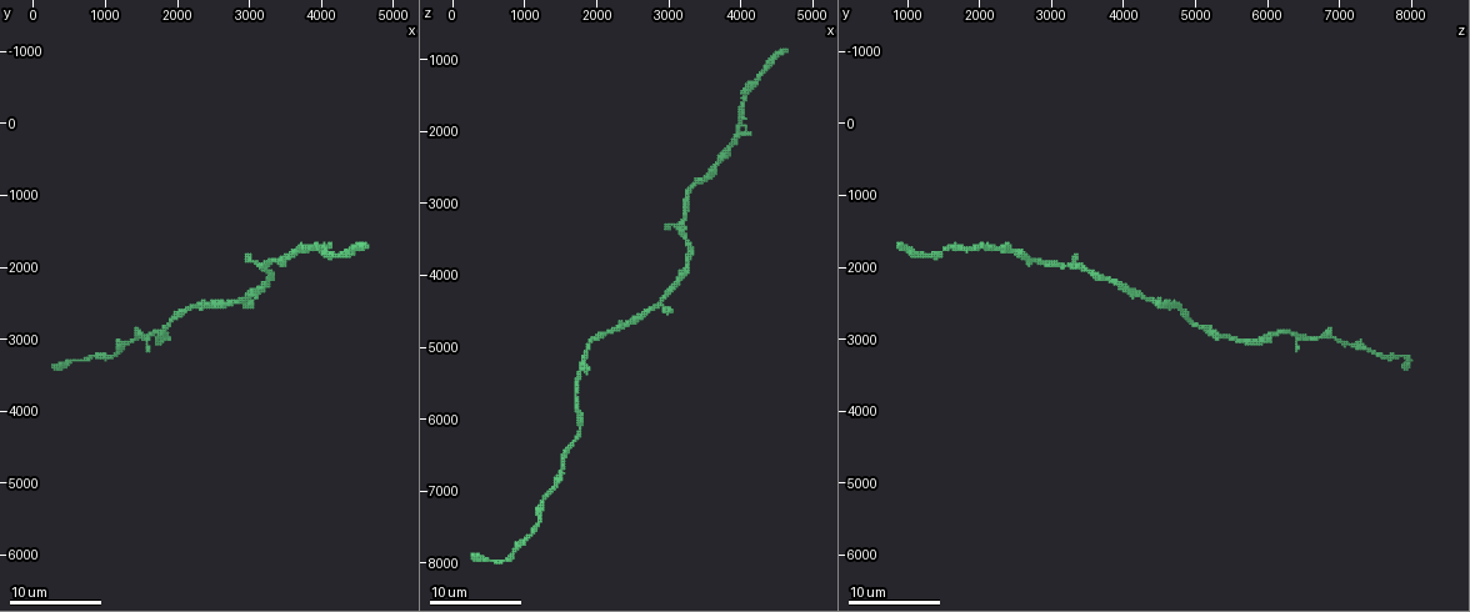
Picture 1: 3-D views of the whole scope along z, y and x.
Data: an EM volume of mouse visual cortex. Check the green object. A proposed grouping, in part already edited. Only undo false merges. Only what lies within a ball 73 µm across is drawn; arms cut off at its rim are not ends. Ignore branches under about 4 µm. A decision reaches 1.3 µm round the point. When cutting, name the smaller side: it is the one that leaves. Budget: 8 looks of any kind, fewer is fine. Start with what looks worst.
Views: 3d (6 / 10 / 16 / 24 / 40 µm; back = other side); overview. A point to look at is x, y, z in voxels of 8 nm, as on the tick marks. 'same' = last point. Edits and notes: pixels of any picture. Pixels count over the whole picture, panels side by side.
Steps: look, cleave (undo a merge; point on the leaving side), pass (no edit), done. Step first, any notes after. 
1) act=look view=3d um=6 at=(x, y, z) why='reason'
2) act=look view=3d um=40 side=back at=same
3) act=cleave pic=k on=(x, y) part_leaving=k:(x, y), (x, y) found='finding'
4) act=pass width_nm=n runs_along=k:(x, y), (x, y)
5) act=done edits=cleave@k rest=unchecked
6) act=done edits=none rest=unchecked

act=look view=3d um=10 at=(1450, 2950, 6900) why='three-way junction'

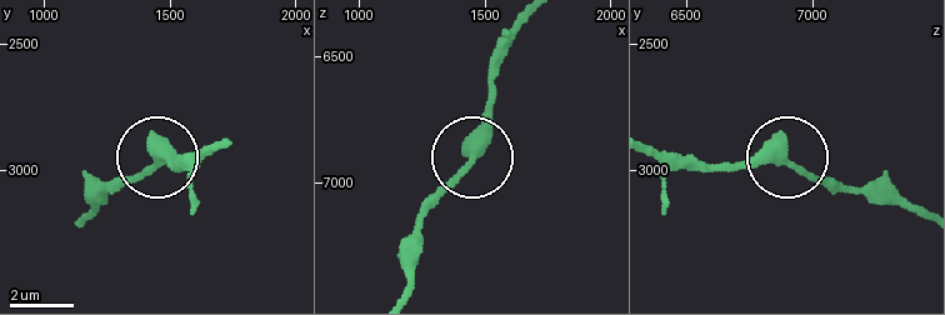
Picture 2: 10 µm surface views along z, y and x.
act=pass width_nm=310 runs_along=2:(526, 24), (491, 80), (485, 136), (426, 198) found='one neuron here'

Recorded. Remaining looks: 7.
act=look view=3d um=10 at=(2450, 2550, 4650)

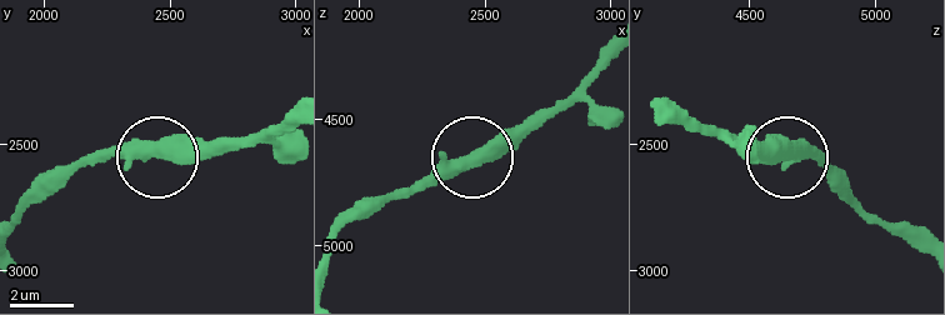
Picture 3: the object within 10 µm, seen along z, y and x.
act=look view=3d um=10 side=back at=(2450, 2520, 4670) why='from behind'

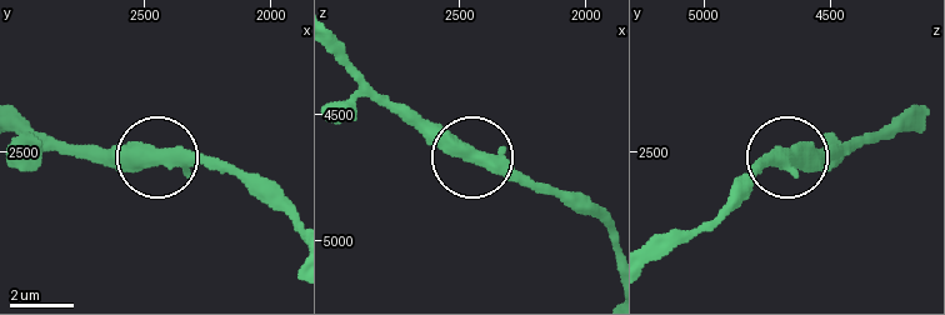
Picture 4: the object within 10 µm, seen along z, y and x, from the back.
act=pass side_arm_um=40 runs_along=4:(460, 158), (506, 160), (544, 188) found='continuous, no second neuron'

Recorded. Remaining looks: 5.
act=look view=3d um=10 at=(1100, 3250, 7550) why='thick turns thin'

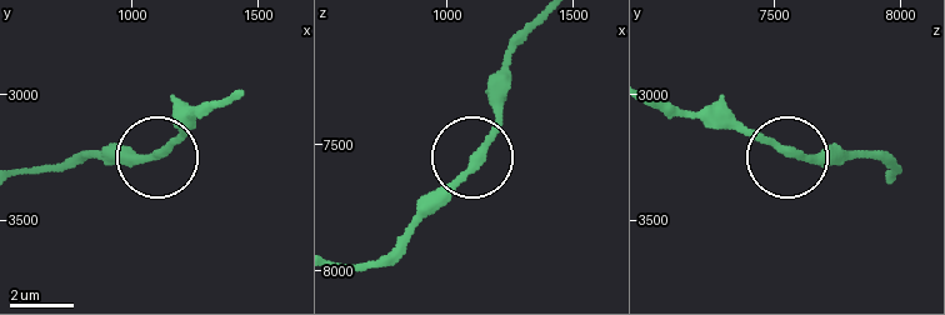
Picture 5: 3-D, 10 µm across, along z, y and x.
act=look view=3d um=10 side=back at=(1120, 3240, 7570)

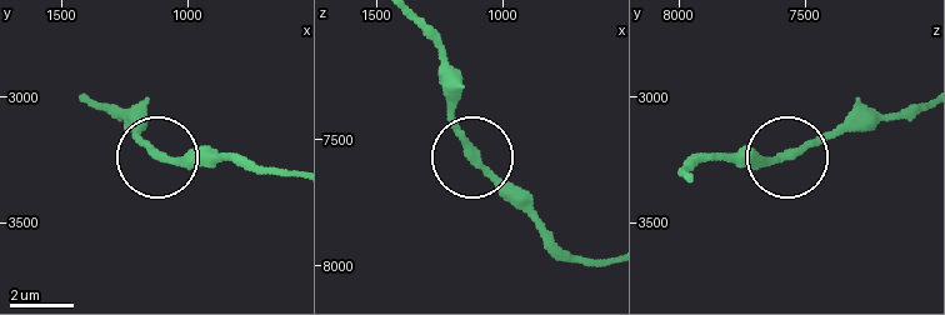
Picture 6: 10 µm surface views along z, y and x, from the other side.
act=pass found='all the same neuron'

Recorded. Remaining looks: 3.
act=look view=3d um=16 at=(1700, 3050, 5850) why='sudden change in width'

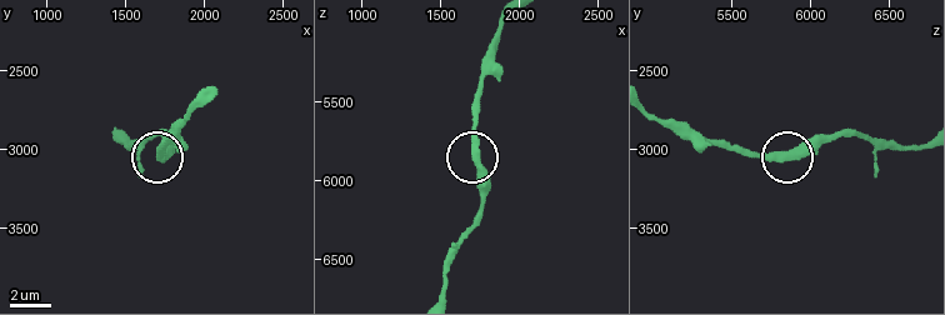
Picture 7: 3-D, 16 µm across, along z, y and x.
act=pass width_nm=410 runs_along=7:(500, 23), (478, 83), (473, 123), (483, 201) found='one neuron here'

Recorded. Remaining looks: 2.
act=done edits=none rest=unchecked

